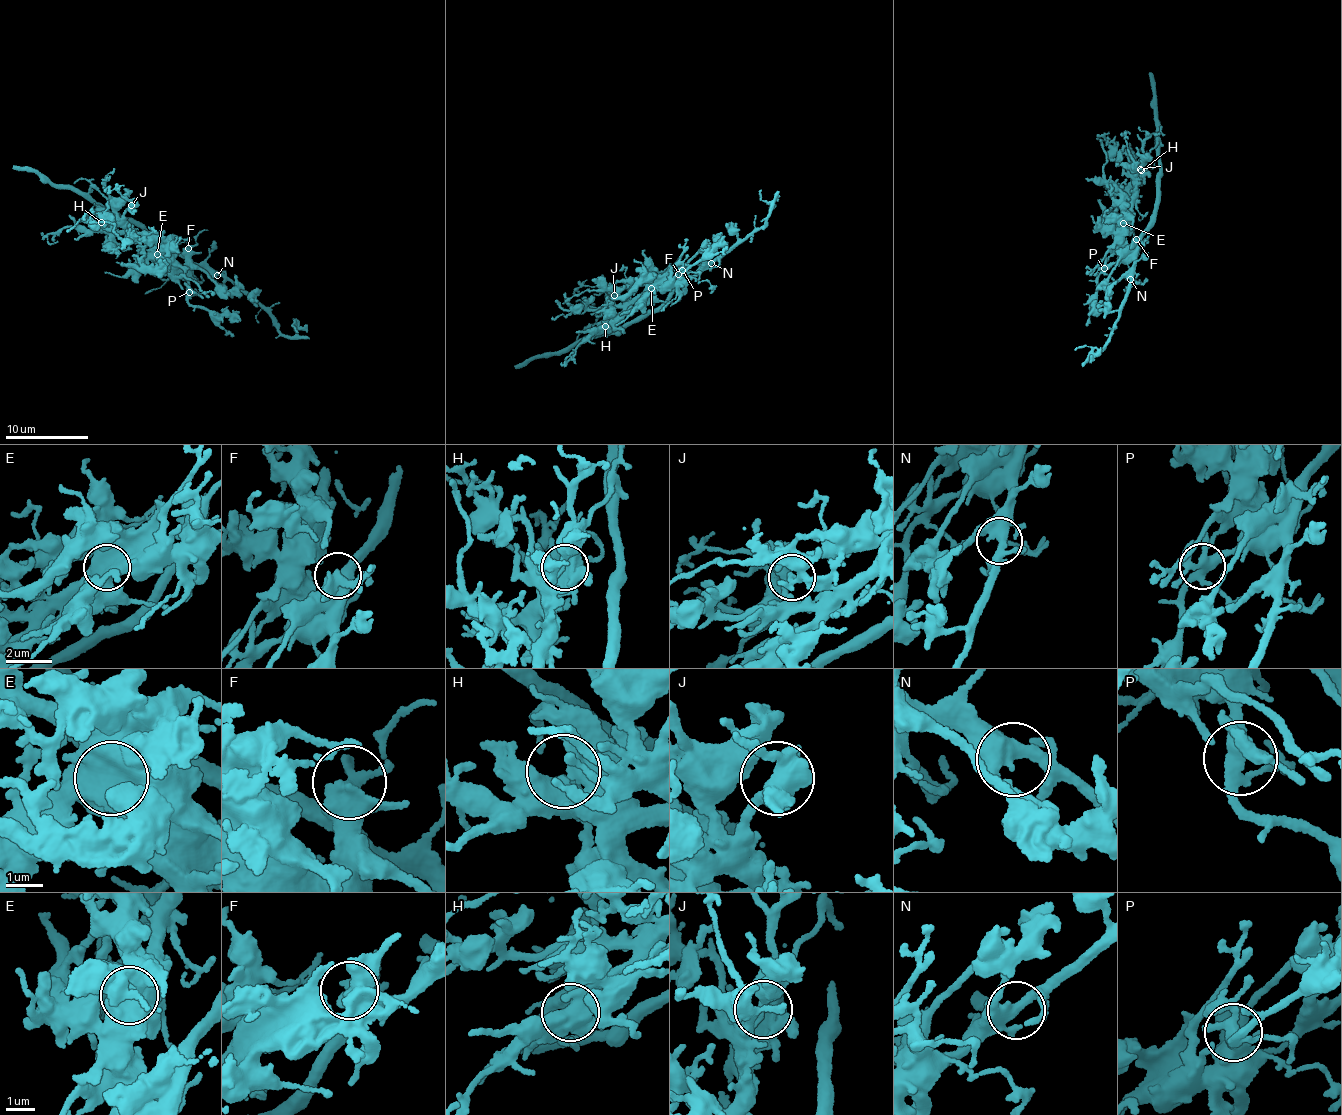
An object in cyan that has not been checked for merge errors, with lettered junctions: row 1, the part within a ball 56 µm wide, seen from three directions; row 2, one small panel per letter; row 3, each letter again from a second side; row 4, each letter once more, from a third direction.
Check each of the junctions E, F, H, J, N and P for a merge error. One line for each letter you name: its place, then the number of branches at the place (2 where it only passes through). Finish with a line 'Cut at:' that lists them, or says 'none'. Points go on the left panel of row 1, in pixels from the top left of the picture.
Cut at: none

